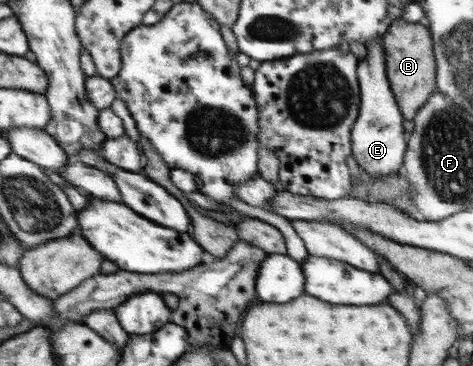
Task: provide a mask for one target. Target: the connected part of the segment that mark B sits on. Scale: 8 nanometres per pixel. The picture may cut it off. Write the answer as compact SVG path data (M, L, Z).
M399 18L391 24L386 35L383 36L383 46L385 47L387 75L396 101L399 101L399 107L405 119L414 121L417 112L424 108L428 98L436 91L436 37L431 37L430 30L422 22L409 22Z

